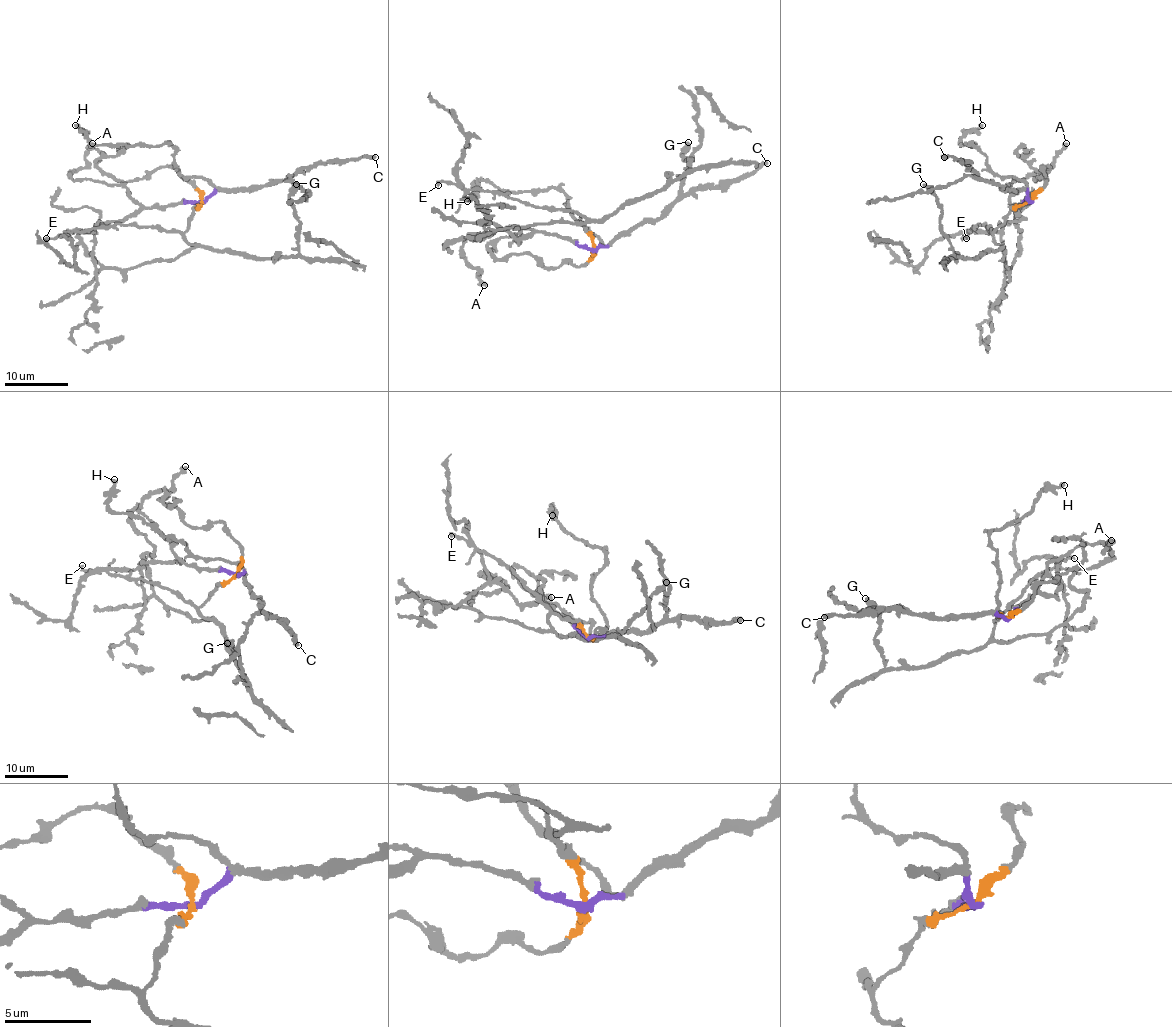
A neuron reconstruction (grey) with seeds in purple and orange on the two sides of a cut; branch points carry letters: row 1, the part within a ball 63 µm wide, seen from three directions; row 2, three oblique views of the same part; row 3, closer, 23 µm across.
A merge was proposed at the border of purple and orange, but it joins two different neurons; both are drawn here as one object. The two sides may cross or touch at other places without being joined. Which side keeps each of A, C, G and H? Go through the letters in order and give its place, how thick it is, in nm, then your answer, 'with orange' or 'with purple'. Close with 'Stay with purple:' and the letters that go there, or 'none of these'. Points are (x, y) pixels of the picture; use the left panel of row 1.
A: place (92, 143); calibre 440 nm; with purple
C: place (375, 157); calibre 460 nm; with purple
G: place (296, 184); calibre 400 nm; with orange
H: place (75, 125); calibre 400 nm; with purple
Stay with purple: A, C, H

